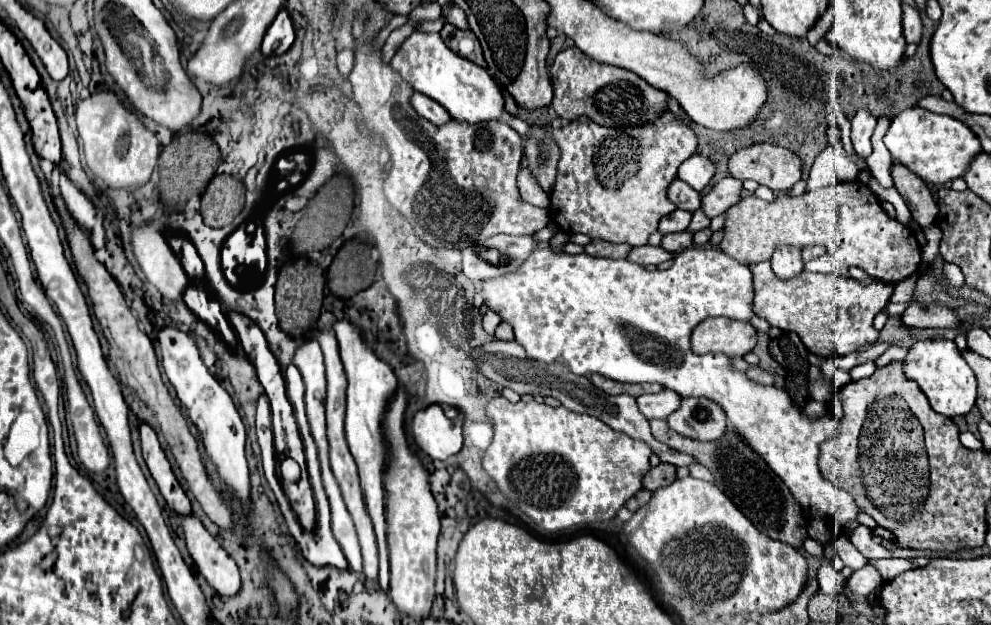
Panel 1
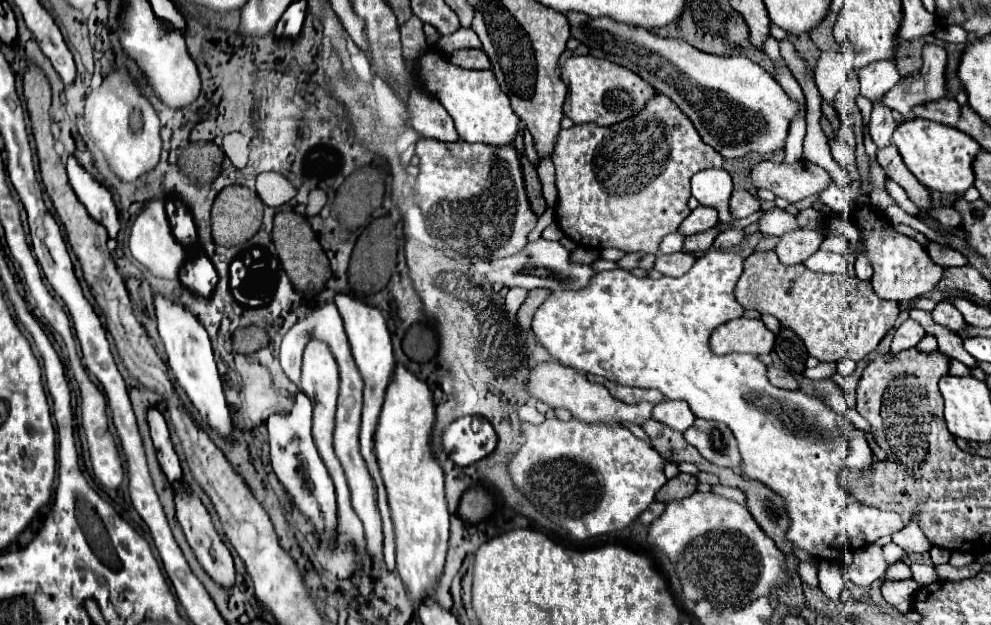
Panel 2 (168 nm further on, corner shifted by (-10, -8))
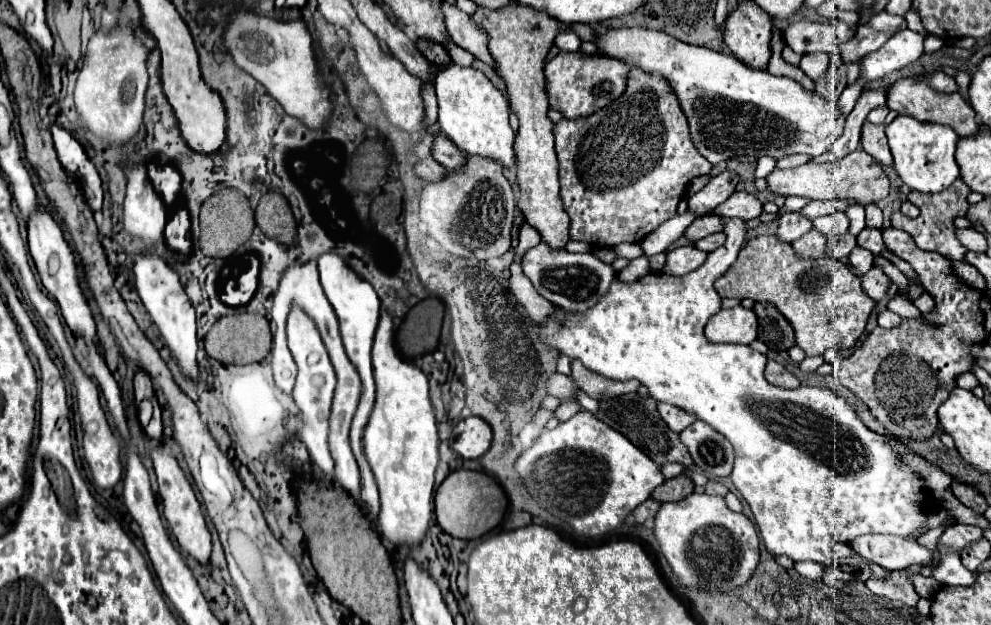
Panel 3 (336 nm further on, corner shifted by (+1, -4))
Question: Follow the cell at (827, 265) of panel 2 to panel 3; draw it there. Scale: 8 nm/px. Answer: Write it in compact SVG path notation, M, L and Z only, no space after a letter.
M815 228L809 234L803 234L793 242L793 248L803 258L821 258L825 256L825 236Z

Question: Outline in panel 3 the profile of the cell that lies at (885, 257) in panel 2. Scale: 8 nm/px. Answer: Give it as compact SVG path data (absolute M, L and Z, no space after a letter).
M873 266L863 278L863 290L867 292L869 298L873 300L881 300L887 292L887 286L889 286L889 278L883 274L883 270L879 266Z

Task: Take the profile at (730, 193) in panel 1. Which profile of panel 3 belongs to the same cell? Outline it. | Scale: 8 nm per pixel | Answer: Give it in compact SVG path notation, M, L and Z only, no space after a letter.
M735 192L727 198L727 202L715 208L717 216L741 218L741 220L759 218L761 212L763 212L763 204L753 194L747 194L747 192Z

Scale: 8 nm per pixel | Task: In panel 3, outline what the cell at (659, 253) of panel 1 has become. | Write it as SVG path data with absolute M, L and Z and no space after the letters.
M683 246L667 252L667 264L665 264L665 274L671 276L683 276L693 270L697 270L707 258L707 252L697 250L695 246Z

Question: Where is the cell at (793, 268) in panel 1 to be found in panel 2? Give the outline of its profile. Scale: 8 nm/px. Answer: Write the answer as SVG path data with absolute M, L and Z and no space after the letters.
M794 230L782 236L780 244L776 246L776 254L784 266L796 266L806 262L822 244L822 234L816 230Z

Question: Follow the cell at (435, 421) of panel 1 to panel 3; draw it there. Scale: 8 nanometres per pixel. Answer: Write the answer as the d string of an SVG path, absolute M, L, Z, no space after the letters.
M469 416L463 422L457 424L459 436L457 440L451 444L451 448L463 456L463 458L481 458L489 446L491 446L491 426L477 418L477 416Z

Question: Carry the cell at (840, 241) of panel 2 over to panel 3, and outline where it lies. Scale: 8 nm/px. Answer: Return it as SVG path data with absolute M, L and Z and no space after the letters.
M835 210L829 216L819 216L813 220L813 226L825 236L825 238L833 238L837 234L845 234L849 228L849 218L845 216L845 212Z

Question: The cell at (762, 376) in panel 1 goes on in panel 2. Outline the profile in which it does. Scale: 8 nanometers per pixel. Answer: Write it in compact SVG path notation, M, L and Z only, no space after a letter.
M774 366L768 368L768 380L776 386L776 388L788 388L788 390L796 390L798 382L784 370L778 370Z

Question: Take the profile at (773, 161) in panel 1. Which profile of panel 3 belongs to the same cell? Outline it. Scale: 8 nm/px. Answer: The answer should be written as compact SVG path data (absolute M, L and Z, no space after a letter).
M855 150L841 160L827 164L803 164L789 170L775 168L767 176L767 184L779 196L803 196L809 200L853 200L861 206L883 200L891 188L883 166L865 150Z

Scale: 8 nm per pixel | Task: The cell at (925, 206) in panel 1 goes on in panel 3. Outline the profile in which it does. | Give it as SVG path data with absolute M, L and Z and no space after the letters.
M865 122L863 124L863 132L861 132L861 148L867 154L871 154L877 162L881 162L881 166L891 166L893 164L883 126Z

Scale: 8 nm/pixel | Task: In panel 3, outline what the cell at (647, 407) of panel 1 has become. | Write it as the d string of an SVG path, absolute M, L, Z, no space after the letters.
M659 402L659 404L657 404L657 410L659 410L661 418L667 422L667 426L669 426L673 432L681 432L681 430L685 430L685 426L691 426L691 424L697 420L697 416L693 416L693 414L681 410L681 408L677 408L677 406L673 406L673 404L663 404L663 402Z

